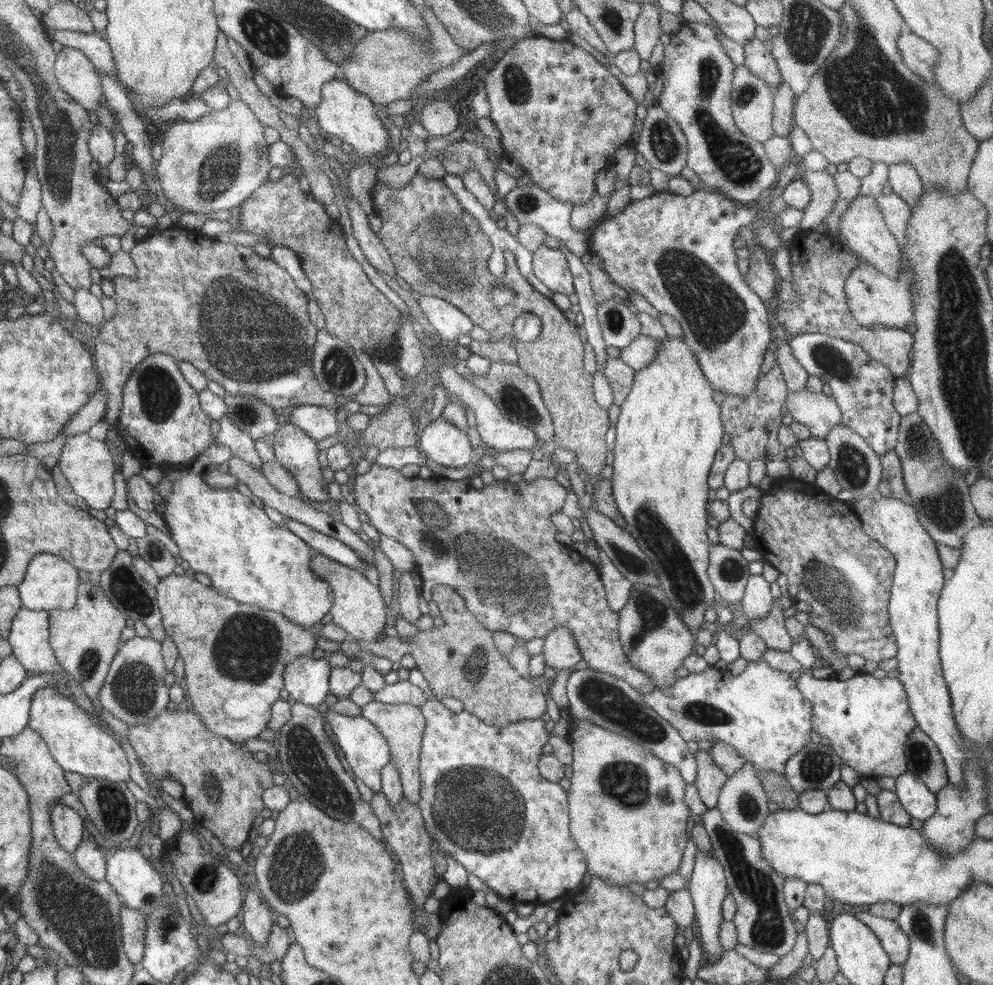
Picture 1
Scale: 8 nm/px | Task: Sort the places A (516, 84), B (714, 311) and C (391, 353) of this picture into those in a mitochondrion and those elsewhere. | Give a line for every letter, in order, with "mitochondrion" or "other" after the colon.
A: mitochondrion
B: mitochondrion
C: other

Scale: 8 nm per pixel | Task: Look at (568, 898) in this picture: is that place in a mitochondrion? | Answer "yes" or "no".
no

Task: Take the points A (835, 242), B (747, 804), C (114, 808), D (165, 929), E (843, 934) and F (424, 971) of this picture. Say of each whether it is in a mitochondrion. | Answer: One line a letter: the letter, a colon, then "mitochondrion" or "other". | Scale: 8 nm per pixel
A: other
B: mitochondrion
C: mitochondrion
D: mitochondrion
E: other
F: other

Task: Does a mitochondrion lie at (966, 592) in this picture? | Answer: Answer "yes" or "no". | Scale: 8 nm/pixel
no

